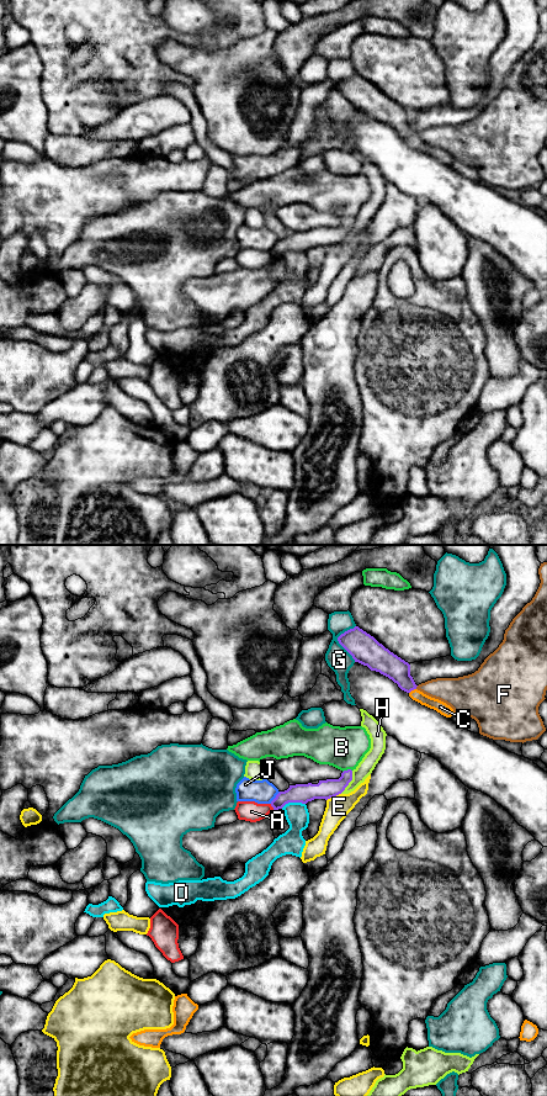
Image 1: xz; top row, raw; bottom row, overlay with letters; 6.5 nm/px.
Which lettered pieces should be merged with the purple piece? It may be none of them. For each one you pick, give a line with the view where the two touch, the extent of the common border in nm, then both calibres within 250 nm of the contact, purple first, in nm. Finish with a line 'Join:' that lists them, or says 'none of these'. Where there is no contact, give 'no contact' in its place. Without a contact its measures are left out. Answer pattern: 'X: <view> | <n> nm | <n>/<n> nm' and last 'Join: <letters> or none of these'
Join: none of these

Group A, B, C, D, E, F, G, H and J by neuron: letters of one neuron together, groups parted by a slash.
A / B / C / D / E / F / G / H / J

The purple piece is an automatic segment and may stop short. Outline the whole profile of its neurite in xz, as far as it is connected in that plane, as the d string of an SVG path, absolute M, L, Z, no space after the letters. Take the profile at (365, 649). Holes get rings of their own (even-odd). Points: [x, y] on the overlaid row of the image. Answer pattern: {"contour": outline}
{"contour": "M359 626L341 634L338 641L355 662L388 677L407 693L416 689L418 685L410 676L410 665Z"}

